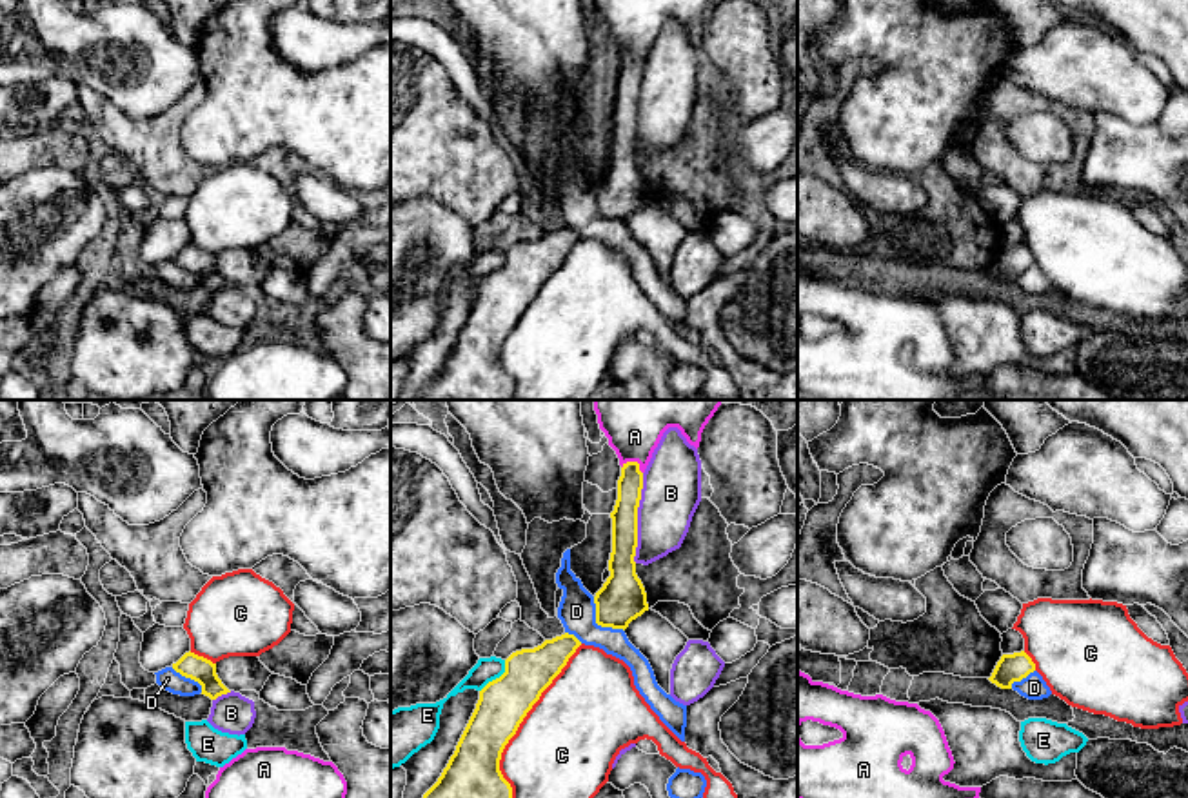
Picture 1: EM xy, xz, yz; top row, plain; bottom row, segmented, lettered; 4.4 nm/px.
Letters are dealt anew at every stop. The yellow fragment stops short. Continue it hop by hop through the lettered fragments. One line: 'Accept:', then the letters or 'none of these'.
Accept: none of these

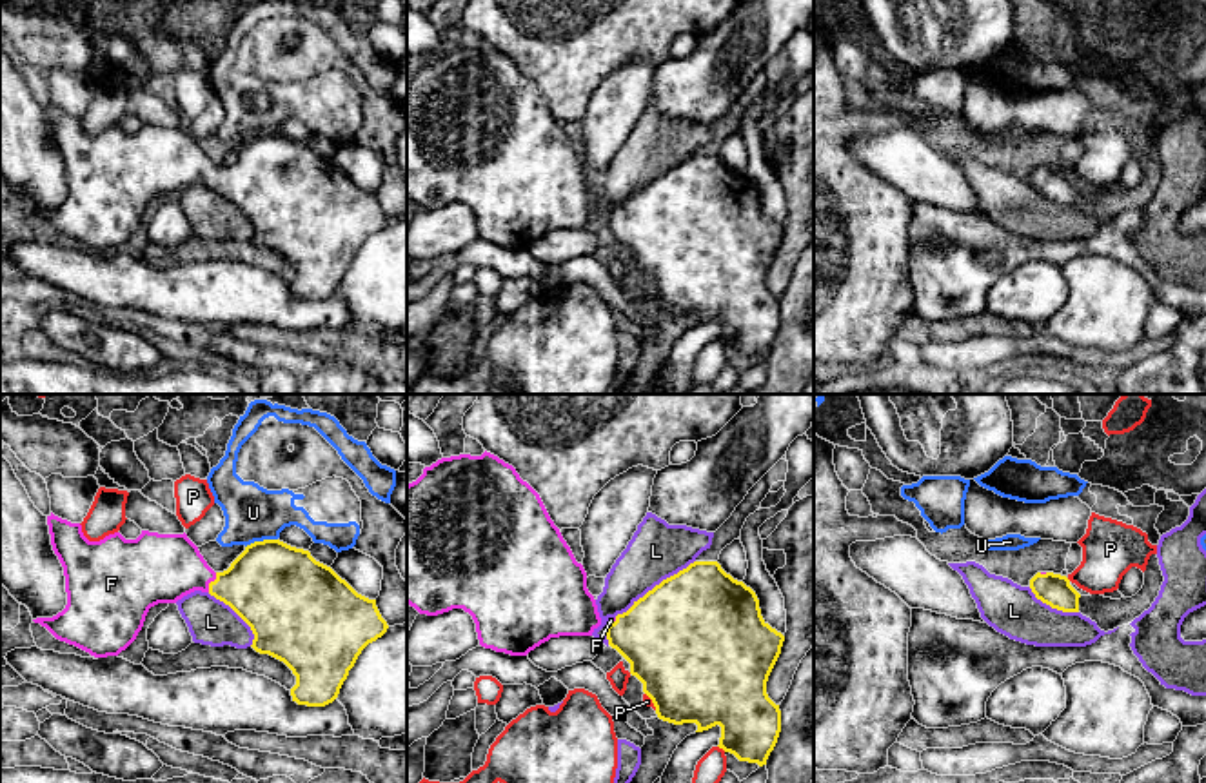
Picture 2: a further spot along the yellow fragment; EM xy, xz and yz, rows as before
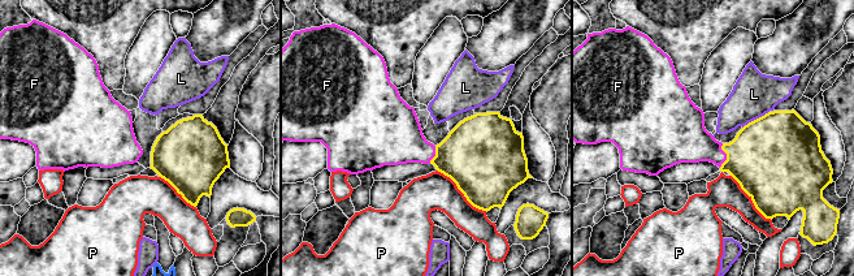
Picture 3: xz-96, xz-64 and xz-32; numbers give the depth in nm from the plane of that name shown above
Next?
Accept: F

